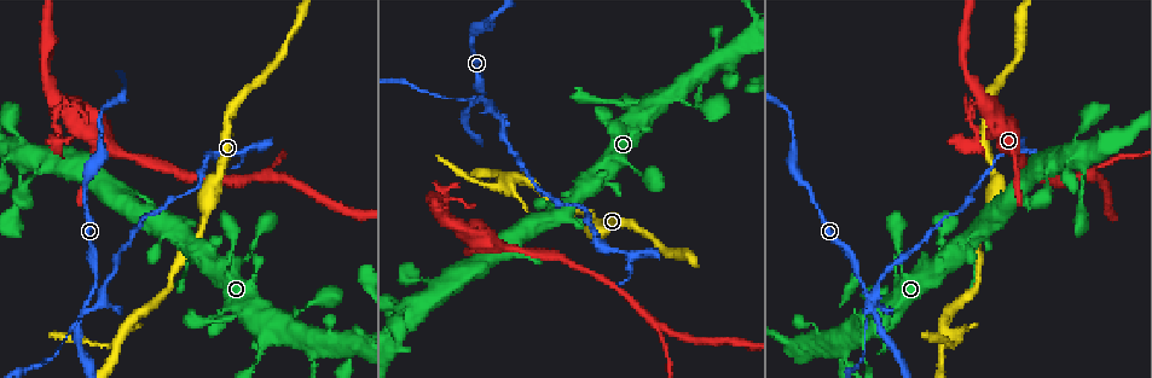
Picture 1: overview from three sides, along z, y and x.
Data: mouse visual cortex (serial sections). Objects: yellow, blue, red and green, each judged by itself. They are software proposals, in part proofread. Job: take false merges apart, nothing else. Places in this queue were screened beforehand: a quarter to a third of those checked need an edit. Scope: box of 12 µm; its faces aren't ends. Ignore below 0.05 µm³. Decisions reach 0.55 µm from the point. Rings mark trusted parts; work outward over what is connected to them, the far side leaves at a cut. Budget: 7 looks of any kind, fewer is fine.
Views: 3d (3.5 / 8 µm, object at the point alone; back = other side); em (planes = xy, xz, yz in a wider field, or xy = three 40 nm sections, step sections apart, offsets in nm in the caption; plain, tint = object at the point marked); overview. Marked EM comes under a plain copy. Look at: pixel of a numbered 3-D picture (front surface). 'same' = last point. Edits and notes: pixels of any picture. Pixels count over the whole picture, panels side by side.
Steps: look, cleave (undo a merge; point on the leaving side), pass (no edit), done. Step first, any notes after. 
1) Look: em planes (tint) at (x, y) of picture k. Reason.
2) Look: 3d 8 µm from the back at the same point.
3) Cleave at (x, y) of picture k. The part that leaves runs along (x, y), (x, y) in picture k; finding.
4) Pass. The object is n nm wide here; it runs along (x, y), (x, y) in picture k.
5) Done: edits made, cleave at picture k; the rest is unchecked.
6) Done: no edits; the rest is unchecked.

Look: 3d 8 µm at (118, 340) of picture 1. Two arms in line, one across.

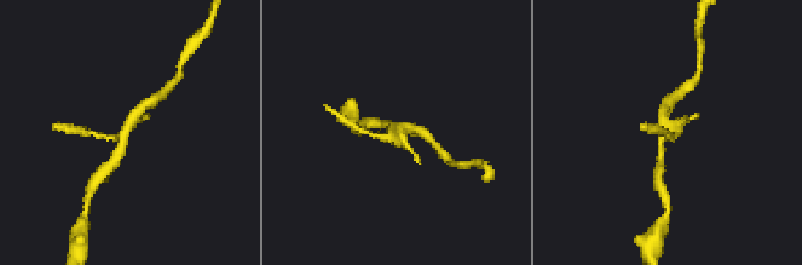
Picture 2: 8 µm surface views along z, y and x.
Look: 3d 3.5 µm at (121, 133) of picture 2.

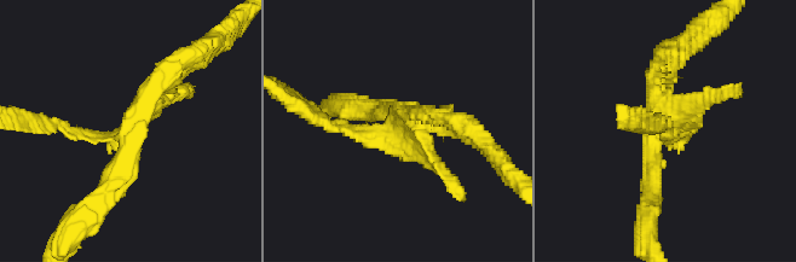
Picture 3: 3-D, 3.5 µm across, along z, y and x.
Look: em planes (tint) at (130, 129) of picture 3. 3 arms meet here; the arms are 100, 250, 250 nm wide; now the EM.

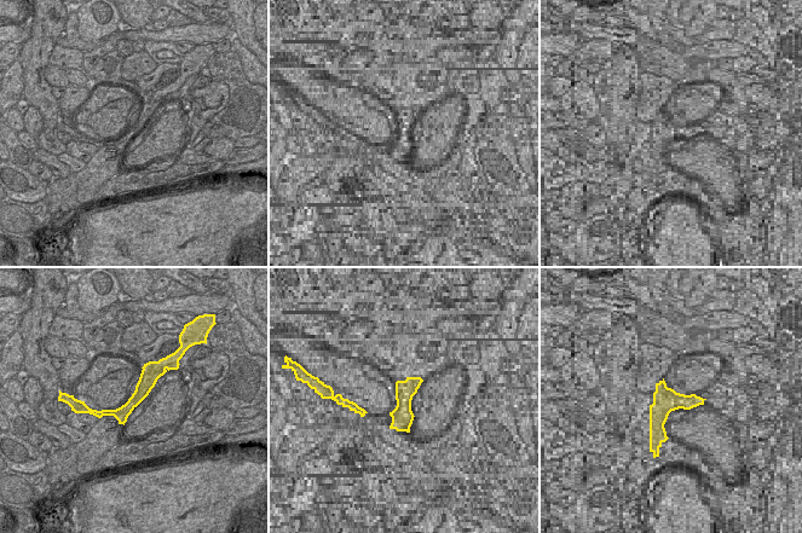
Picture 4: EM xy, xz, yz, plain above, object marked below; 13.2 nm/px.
Cleave at (351, 132) of picture 3. The part that leaves runs along (392, 128), (356, 134), (296, 106) in picture 3; a second cell is stuck on.

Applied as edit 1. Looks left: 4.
Look: overview. Redraw.

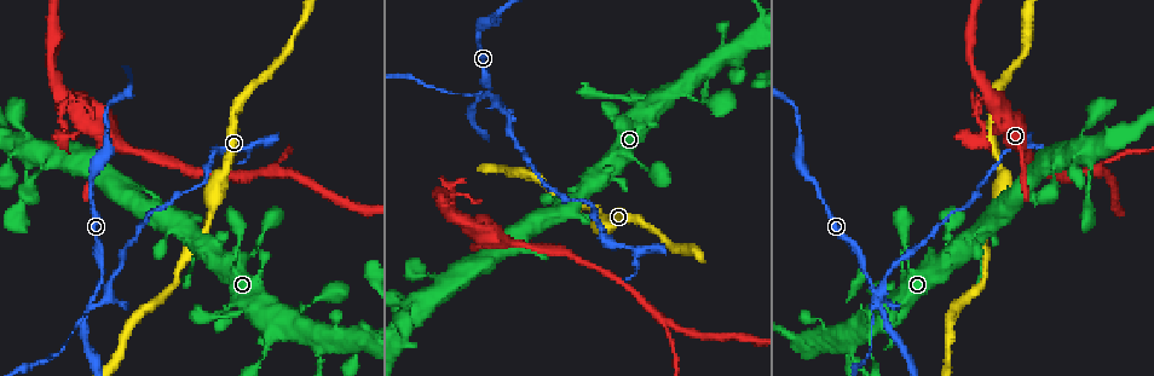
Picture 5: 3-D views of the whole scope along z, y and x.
Look: 3d 8 µm at (92, 302) of picture 5. Four-way junction.

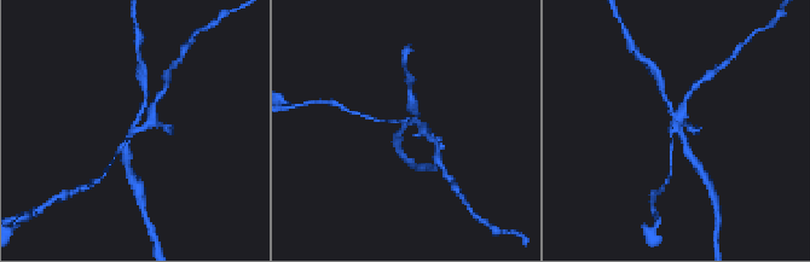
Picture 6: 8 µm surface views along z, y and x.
Look: 3d 3.5 µm at (676, 126) of picture 6. Zoom in.

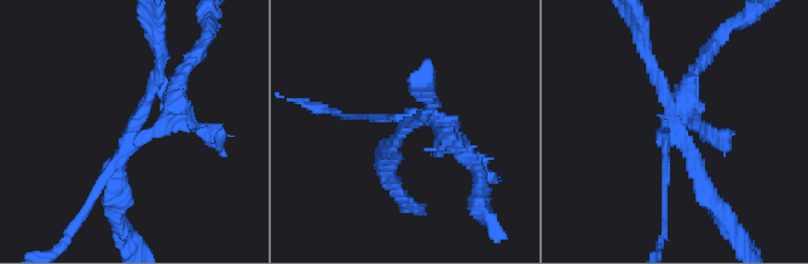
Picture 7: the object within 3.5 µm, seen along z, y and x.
Look: em xy step 1 (tint) at (132, 133) of picture 7. 4 arms meet here; the arms are 150, 150, 200, 300 nm wide.

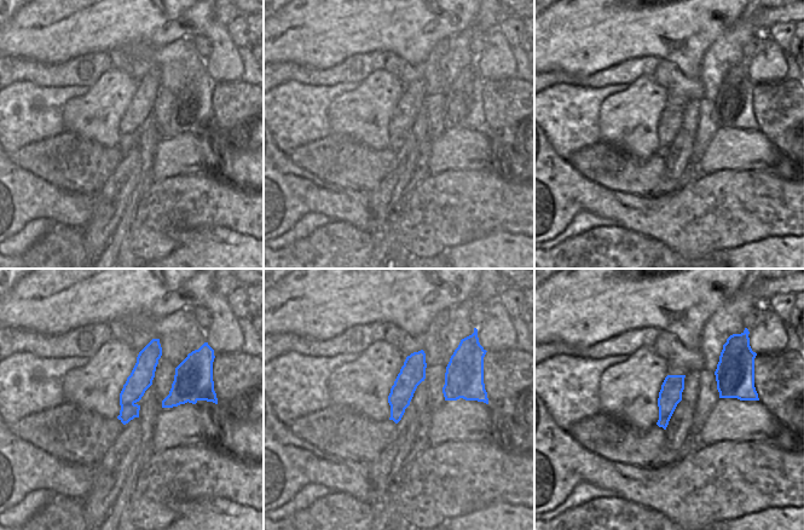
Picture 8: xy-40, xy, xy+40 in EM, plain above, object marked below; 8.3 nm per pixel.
Cleave at (686, 95) of picture 7. The object is 200 nm wide here; the part that leaves runs along (137, 136), (174, 118), (196, 58) in picture 7; two cells meet here.

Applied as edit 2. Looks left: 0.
Done: edits made, cleave at picture 3, cleave at picture 7; the rest is unchecked.

